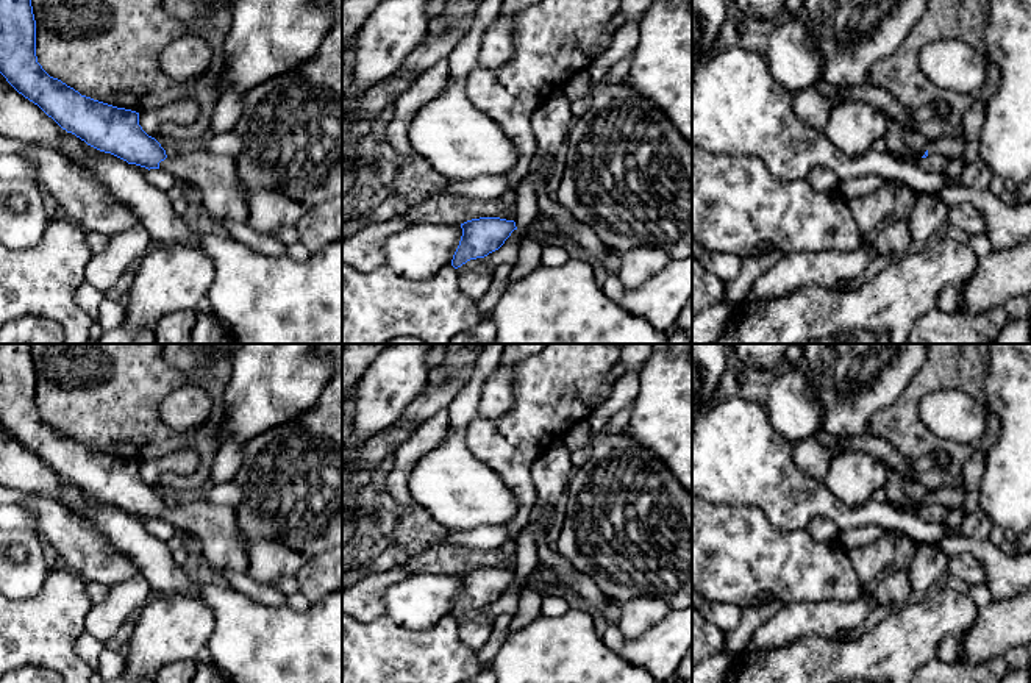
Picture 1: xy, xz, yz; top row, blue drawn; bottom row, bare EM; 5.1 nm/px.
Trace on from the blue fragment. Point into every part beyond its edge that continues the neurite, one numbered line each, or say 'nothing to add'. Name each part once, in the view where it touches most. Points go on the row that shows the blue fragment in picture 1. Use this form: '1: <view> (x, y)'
1: xy (216, 177)

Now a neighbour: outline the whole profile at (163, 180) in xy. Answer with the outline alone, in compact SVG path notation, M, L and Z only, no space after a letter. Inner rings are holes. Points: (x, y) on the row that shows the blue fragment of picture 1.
M150 169L145 177L150 184L153 184L159 191L169 191L172 184L177 181L173 175L164 169Z

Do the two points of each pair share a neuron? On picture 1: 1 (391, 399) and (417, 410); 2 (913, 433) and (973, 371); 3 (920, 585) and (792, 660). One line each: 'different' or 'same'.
1: different
2: same
3: different

